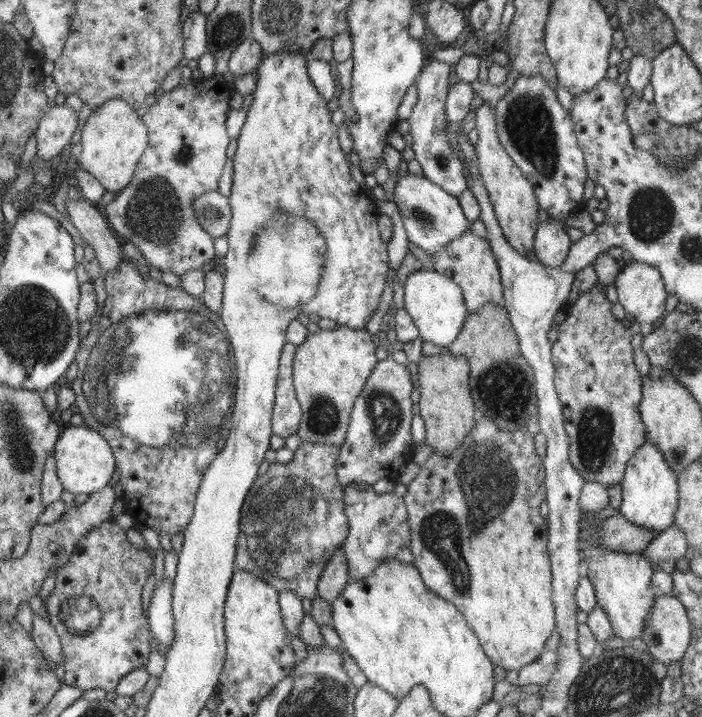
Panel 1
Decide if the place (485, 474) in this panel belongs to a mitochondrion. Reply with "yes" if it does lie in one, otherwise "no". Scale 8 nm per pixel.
yes

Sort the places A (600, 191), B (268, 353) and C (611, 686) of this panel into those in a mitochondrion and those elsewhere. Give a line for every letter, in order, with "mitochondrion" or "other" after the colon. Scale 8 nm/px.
A: other
B: other
C: mitochondrion

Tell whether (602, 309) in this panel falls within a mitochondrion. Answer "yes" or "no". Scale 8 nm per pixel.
no

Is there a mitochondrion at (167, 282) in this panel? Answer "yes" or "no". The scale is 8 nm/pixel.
no

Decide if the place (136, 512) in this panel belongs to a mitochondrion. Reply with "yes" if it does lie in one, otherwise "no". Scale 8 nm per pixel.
no

